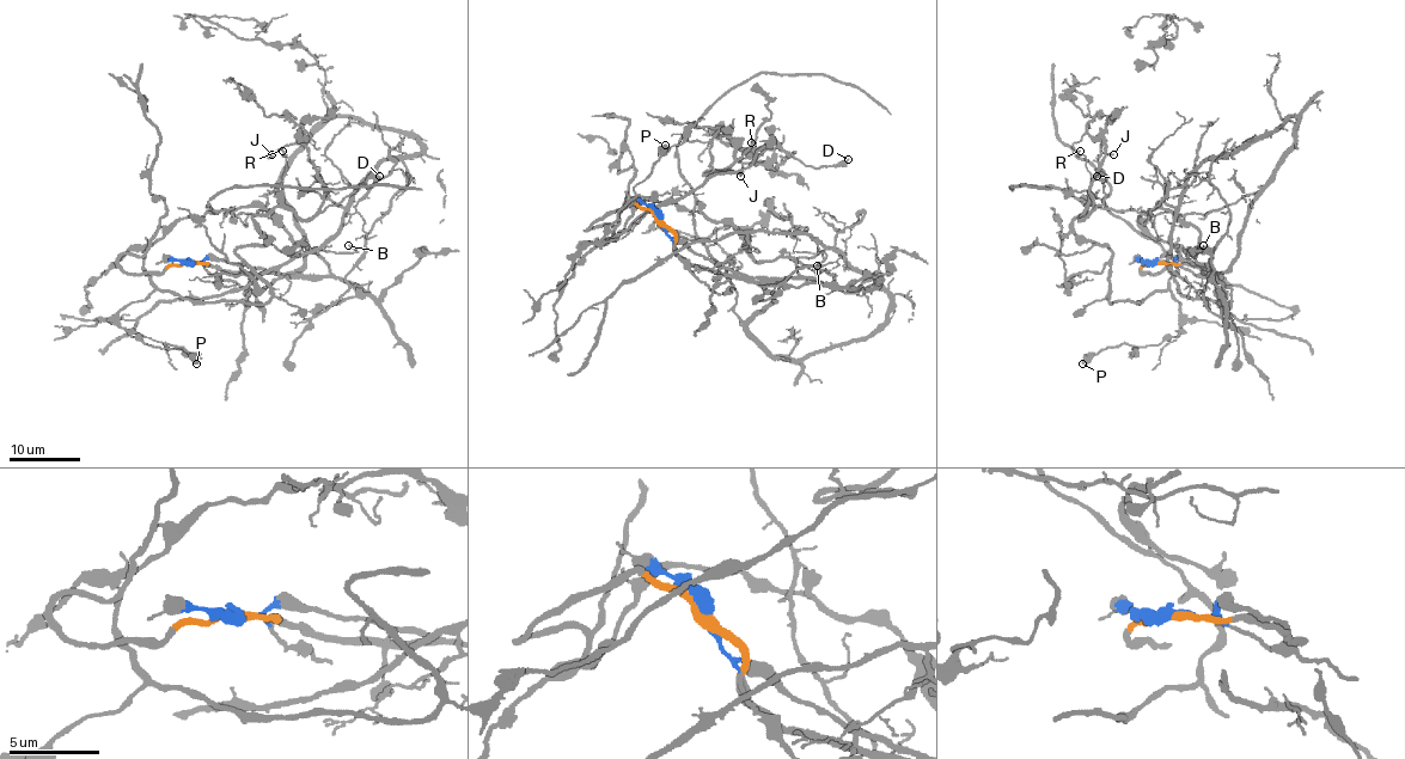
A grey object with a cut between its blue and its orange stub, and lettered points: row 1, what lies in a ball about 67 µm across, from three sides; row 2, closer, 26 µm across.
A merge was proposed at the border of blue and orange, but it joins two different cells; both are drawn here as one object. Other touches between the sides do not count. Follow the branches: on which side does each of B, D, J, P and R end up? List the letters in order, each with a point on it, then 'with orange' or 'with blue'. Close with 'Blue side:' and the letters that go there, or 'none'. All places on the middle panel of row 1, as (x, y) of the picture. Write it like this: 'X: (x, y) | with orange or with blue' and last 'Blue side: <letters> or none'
B: (817, 265) | with blue
D: (848, 159) | with orange
J: (740, 176) | with orange
P: (665, 145) | with orange
R: (751, 142) | with orange
Blue side: B

